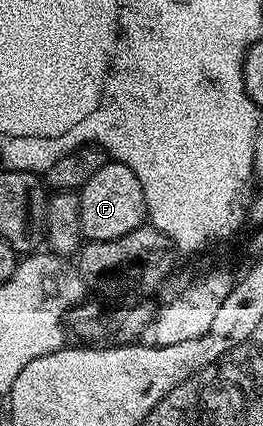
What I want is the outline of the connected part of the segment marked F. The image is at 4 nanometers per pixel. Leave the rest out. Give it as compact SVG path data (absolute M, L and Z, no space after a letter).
M107 160L78 191L78 196L81 204L81 232L86 241L117 240L125 236L125 232L133 232L148 221L141 180L137 180L137 176L133 176L133 172L120 162Z

